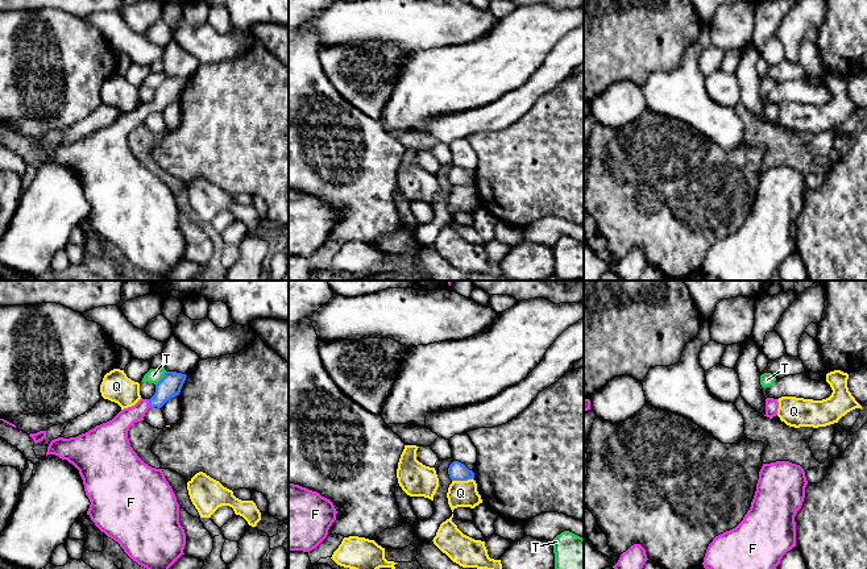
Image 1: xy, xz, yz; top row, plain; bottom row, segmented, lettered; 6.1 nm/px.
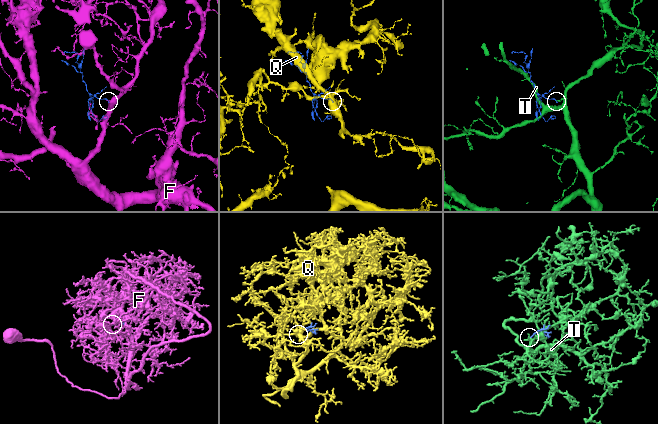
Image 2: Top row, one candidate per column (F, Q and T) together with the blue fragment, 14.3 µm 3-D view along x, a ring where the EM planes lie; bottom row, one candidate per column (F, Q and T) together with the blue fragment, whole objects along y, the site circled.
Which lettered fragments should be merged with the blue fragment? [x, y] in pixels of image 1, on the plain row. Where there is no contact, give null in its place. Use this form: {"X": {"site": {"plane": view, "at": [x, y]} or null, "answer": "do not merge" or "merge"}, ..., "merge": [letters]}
{"F": {"site": {"plane": "xy", "at": [149, 109]}, "answer": "merge"}, "Q": {"site": {"plane": "xz", "at": [461, 185]}, "answer": "do not merge"}, "T": {"site": {"plane": "xy", "at": [162, 83]}, "answer": "do not merge"}, "merge": ["F"]}

